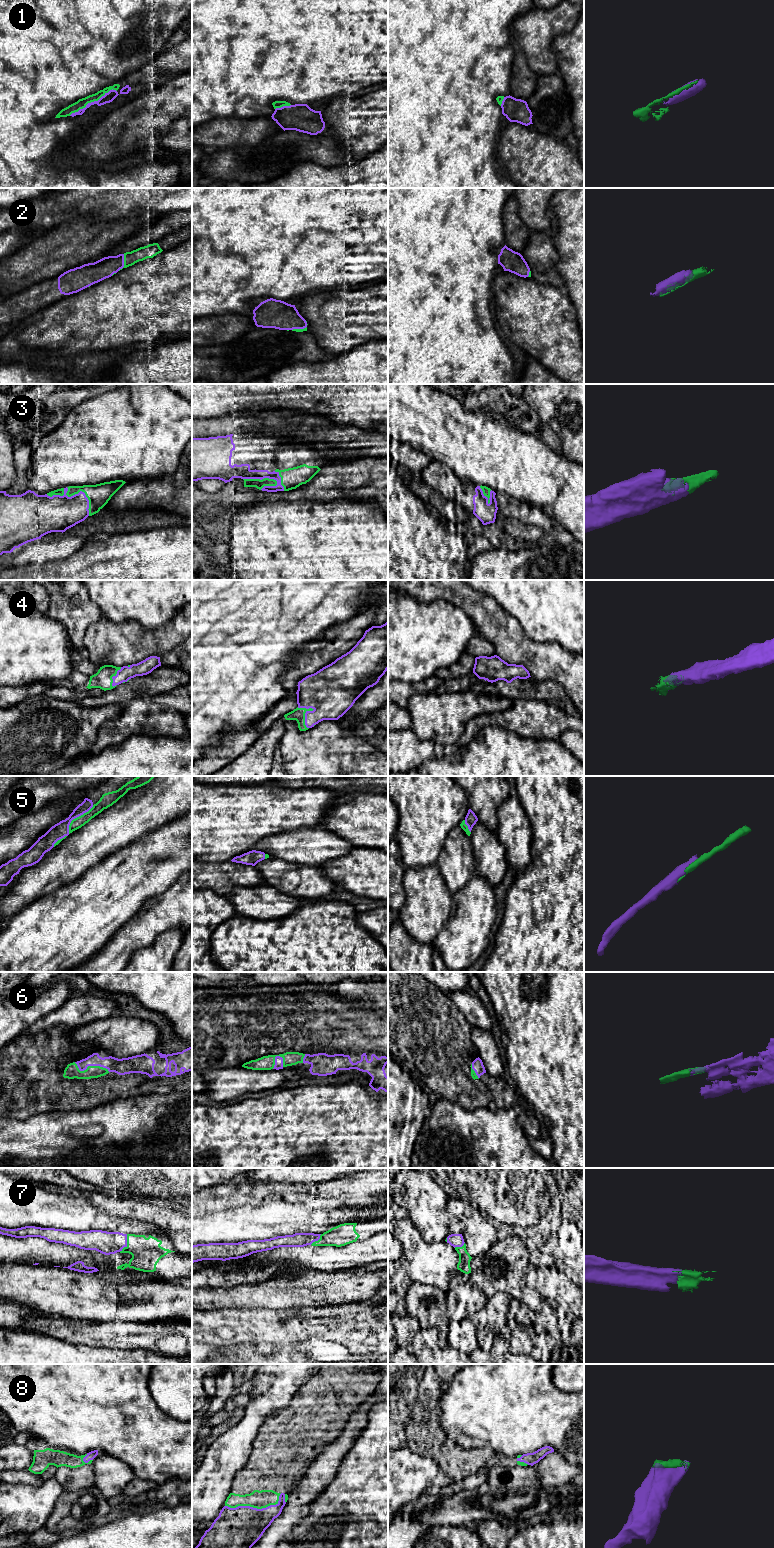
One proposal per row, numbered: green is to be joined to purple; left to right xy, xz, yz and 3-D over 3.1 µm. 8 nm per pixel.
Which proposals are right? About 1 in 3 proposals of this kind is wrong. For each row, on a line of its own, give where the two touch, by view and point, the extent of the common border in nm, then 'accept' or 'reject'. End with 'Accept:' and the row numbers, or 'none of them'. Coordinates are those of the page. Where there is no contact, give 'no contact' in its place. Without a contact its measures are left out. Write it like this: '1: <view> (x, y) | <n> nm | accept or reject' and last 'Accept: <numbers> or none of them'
1: xy (92, 102) | 440 nm | accept
2: xy (123, 263) | 140 nm | accept
3: xy (76, 494) | 400 nm | accept
4: xz (305, 714) | 200 nm | accept
5: xy (76, 817) | 300 nm | accept
6: xy (91, 1065) | 300 nm | accept
7: xy (126, 1243) | 160 nm | accept
8: xz (255, 1508) | 460 nm | accept
Accept: 1, 2, 3, 4, 5, 6, 7, 8

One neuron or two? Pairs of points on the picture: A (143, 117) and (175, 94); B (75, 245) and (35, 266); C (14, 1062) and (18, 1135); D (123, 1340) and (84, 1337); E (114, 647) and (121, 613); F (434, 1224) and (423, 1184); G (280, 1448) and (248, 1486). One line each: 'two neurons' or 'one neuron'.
A: one neuron
B: one neuron
C: two neurons
D: one neuron
E: two neurons
F: one neuron
G: one neuron

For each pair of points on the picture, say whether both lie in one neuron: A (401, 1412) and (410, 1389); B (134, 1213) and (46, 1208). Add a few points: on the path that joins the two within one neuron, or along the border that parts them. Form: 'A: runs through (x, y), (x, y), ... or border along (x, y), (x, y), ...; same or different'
A: runs through (401, 1406), (401, 1398), (404, 1395); same
B: border along (86, 1199), (94, 1206), (116, 1217), (128, 1219); different

